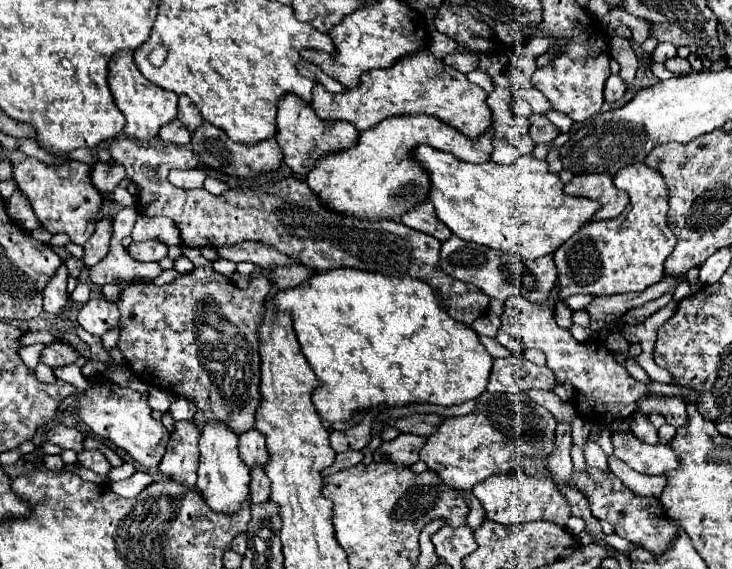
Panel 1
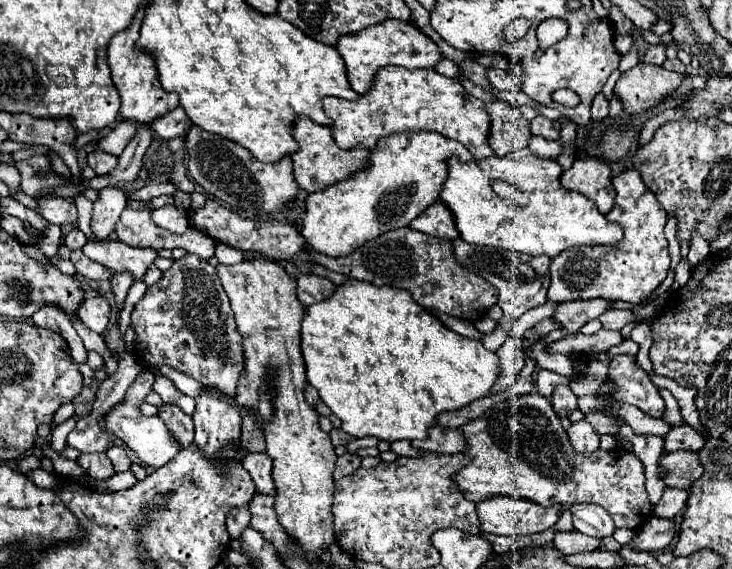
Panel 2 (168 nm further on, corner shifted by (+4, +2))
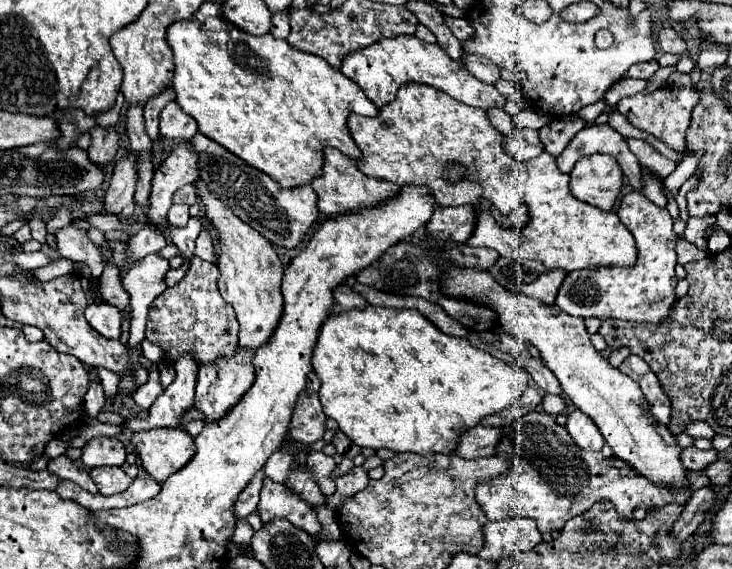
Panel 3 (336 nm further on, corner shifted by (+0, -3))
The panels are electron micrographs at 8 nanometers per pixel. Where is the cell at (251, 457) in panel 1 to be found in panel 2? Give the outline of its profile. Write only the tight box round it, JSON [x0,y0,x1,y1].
[243,453,273,495]

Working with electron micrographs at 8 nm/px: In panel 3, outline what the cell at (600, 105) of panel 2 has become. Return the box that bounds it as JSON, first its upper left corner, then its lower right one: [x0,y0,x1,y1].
[557,124,643,194]

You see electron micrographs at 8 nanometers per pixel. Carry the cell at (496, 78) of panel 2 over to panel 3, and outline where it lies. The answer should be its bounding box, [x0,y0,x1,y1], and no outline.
[463,52,499,84]

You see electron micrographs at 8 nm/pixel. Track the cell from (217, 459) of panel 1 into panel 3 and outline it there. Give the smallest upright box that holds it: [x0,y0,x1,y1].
[195,348,255,420]

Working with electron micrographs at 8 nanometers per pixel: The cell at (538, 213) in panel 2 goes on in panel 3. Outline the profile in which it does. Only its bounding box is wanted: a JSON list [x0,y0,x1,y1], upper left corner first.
[467,154,637,272]

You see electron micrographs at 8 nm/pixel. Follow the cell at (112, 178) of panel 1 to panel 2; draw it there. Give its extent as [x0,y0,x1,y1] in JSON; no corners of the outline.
[87,149,117,175]

